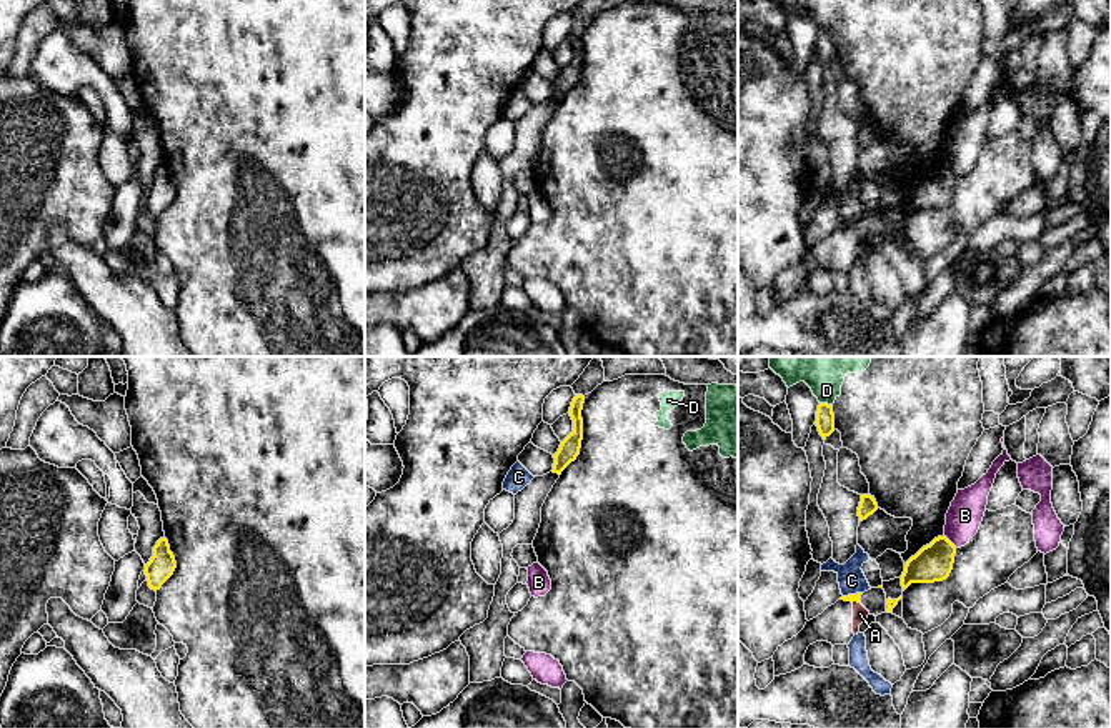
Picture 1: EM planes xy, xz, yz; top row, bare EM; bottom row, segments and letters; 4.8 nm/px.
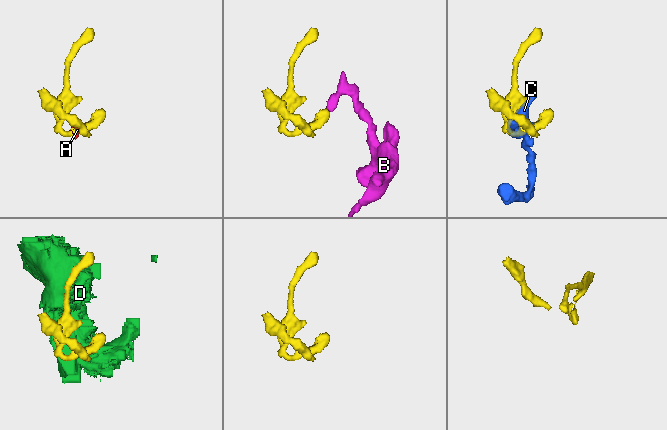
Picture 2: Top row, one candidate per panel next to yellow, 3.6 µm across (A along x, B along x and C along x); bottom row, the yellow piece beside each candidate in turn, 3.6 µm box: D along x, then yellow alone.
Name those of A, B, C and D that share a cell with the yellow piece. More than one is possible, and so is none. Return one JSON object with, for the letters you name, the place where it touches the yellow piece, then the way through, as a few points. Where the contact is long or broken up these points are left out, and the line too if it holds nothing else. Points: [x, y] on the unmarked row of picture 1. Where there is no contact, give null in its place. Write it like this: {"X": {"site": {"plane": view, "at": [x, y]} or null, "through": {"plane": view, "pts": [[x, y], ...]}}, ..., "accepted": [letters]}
{"accepted": []}

